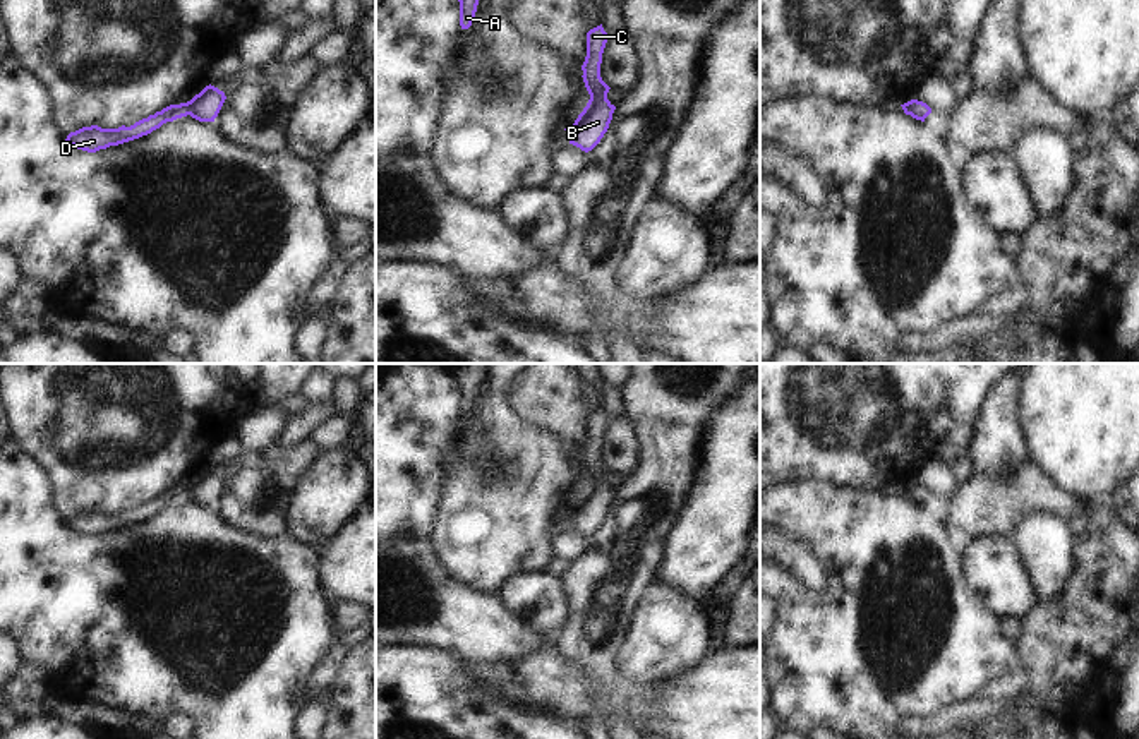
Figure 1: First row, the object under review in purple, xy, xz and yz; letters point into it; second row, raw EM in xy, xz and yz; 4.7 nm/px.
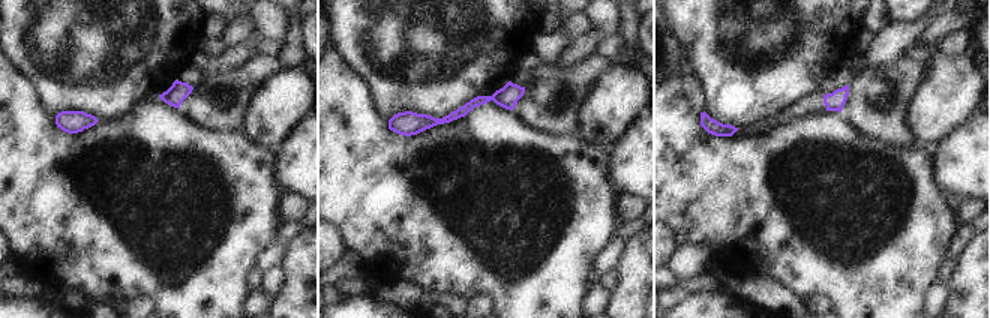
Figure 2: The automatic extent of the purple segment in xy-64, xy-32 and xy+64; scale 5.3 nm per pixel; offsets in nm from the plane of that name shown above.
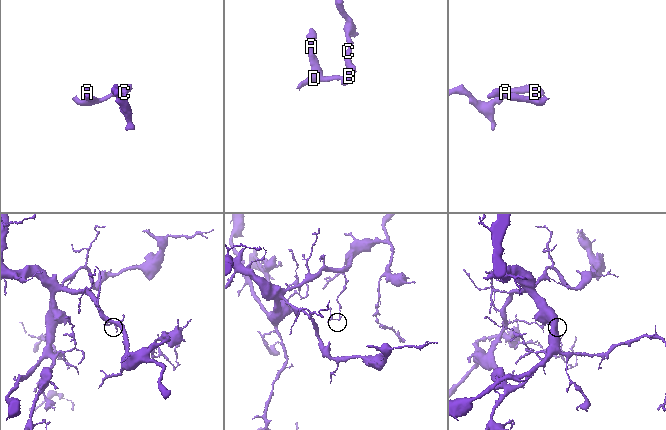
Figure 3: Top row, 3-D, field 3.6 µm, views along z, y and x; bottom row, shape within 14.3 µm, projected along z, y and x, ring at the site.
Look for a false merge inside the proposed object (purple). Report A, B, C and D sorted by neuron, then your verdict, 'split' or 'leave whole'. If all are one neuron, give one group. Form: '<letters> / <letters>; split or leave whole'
A D / B C; split

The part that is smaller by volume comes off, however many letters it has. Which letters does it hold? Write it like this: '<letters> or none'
A, D

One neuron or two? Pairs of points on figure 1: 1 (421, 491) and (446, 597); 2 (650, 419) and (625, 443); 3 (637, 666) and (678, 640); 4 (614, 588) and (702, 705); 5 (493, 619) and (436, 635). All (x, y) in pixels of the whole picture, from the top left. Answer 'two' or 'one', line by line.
1: two
2: two
3: one
4: two
5: one

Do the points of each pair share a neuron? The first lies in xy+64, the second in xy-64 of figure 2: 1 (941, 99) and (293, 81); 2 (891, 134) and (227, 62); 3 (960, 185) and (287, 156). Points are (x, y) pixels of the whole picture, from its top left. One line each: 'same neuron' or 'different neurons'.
1: same neuron
2: different neurons
3: same neuron

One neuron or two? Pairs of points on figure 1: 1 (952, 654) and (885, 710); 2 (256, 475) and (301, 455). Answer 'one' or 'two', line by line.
1: one
2: one

